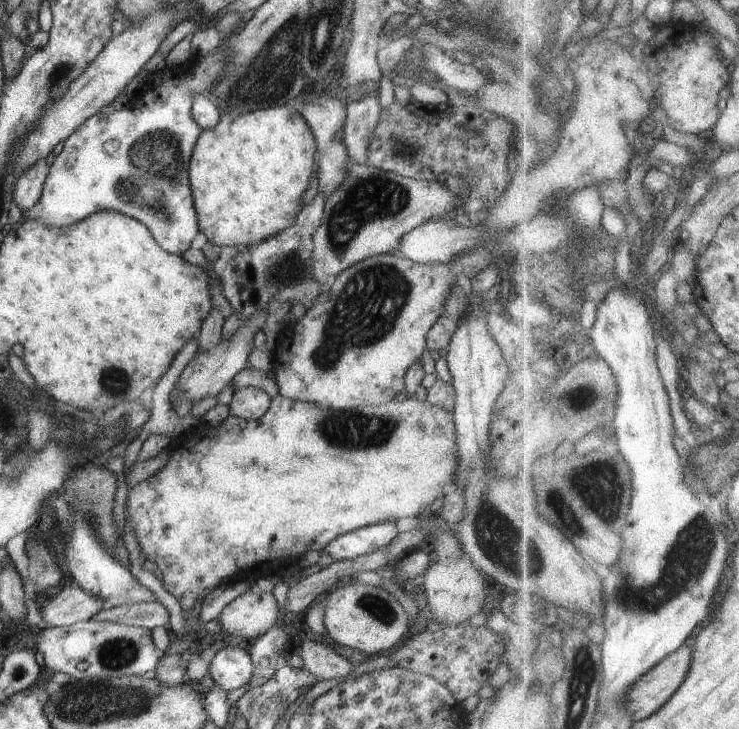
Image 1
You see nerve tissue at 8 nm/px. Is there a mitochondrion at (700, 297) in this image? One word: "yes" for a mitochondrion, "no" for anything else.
no

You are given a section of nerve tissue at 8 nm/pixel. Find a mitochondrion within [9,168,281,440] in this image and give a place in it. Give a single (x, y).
(114, 381)

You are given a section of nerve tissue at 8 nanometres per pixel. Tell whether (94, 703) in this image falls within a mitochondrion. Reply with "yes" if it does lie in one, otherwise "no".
yes

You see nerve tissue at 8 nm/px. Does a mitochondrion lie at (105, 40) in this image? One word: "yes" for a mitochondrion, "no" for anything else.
no

